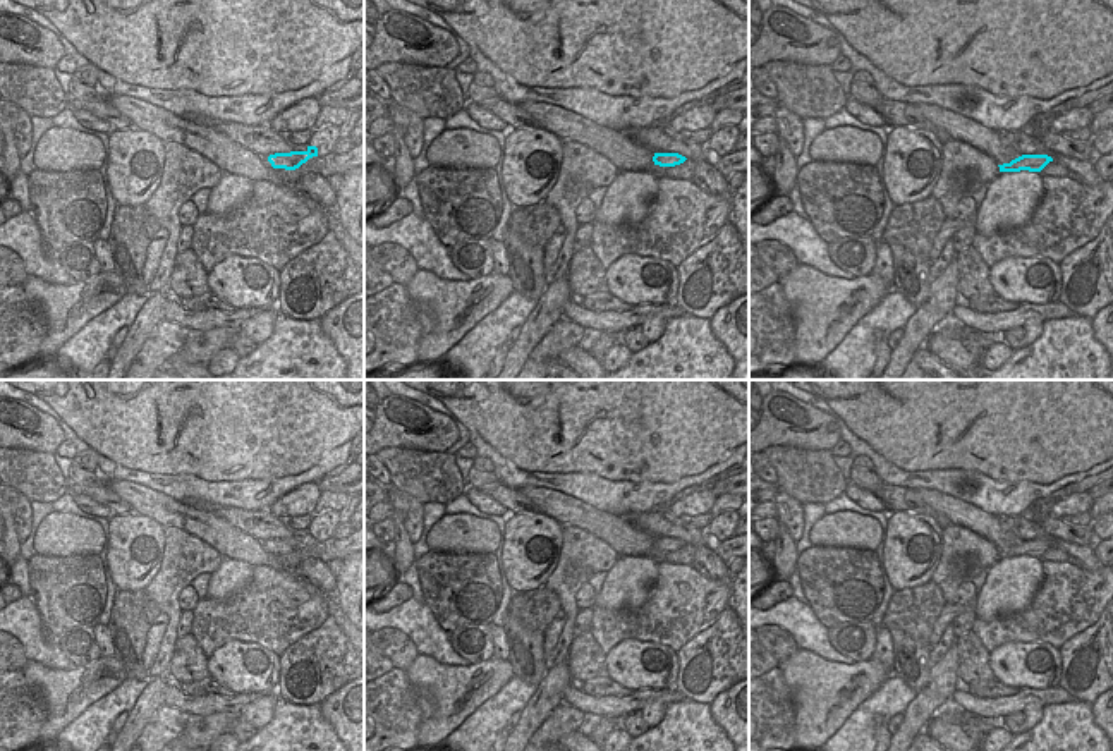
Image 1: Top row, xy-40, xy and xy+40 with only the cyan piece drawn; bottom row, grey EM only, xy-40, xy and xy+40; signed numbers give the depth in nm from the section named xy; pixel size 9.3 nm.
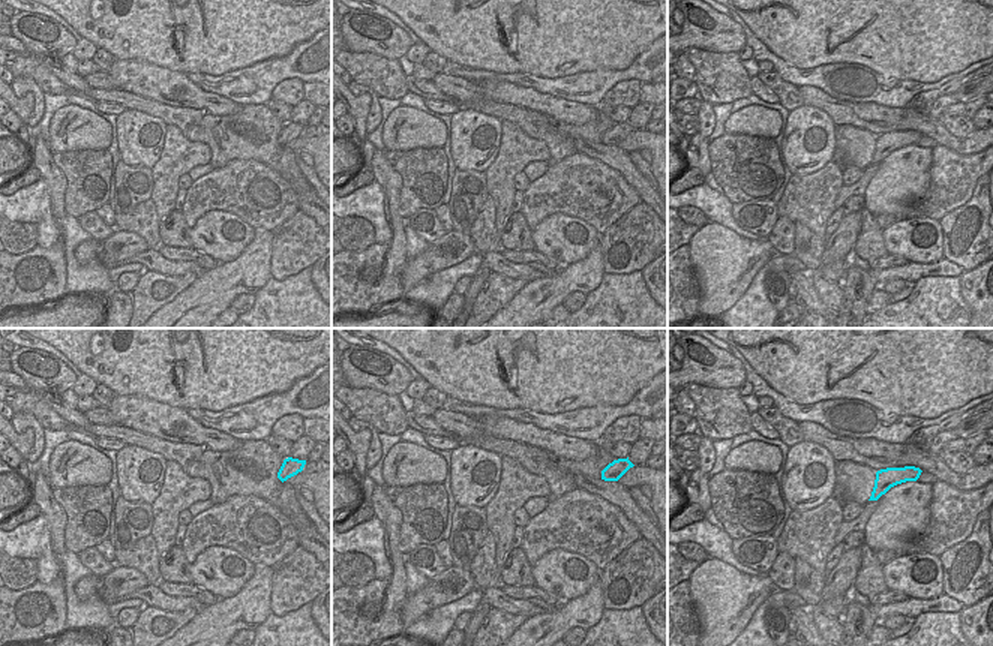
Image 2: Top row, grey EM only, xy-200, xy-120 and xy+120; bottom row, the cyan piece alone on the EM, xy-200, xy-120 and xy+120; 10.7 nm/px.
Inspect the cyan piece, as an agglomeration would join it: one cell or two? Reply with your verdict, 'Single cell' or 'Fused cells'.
Single cell.

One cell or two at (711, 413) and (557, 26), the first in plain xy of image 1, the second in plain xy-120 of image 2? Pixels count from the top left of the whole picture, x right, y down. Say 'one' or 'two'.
one

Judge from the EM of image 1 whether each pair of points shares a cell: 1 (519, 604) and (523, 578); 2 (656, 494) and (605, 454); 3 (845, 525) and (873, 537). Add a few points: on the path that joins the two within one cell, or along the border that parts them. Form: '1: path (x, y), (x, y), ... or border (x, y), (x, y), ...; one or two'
1: border (543, 585), (533, 590), (512, 592); two
2: border (602, 476), (629, 482), (675, 482), (681, 478); two
3: path (852, 530), (866, 533); one

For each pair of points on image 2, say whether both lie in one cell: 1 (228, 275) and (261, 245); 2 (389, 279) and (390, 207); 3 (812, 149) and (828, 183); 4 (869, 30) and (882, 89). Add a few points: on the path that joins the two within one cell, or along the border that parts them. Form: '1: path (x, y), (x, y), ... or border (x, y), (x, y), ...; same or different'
1: path (237, 272), (255, 254); same
2: path (389, 261), (398, 245), (398, 225); same
3: border (830, 161), (812, 173), (792, 176); different
4: border (846, 62), (864, 65), (885, 78), (914, 81); different

